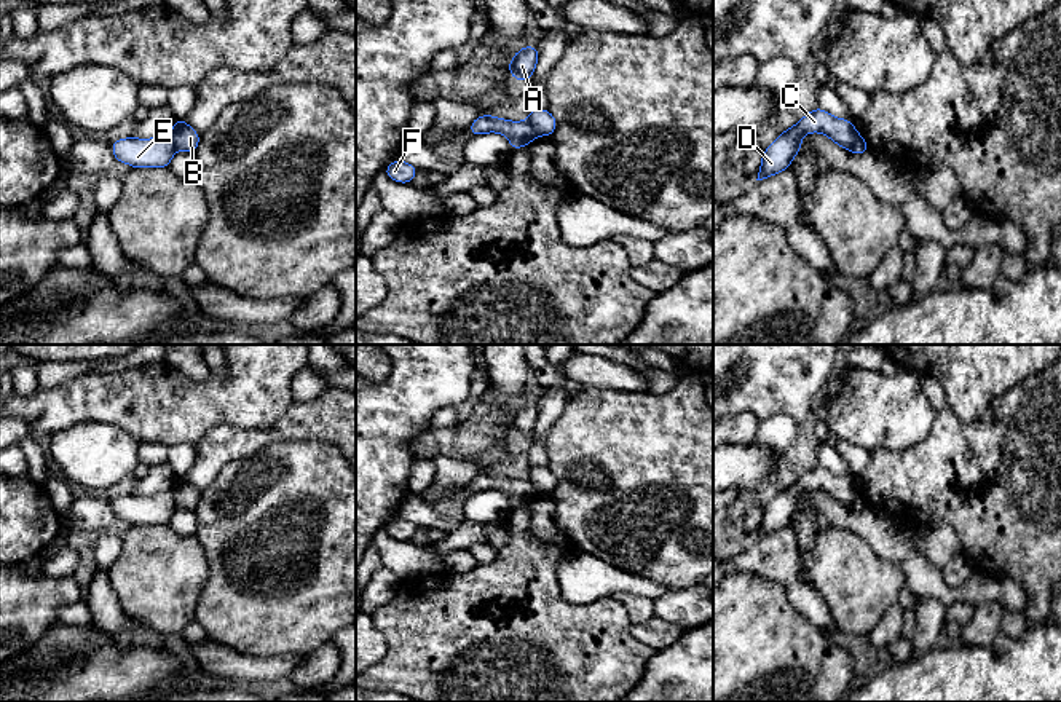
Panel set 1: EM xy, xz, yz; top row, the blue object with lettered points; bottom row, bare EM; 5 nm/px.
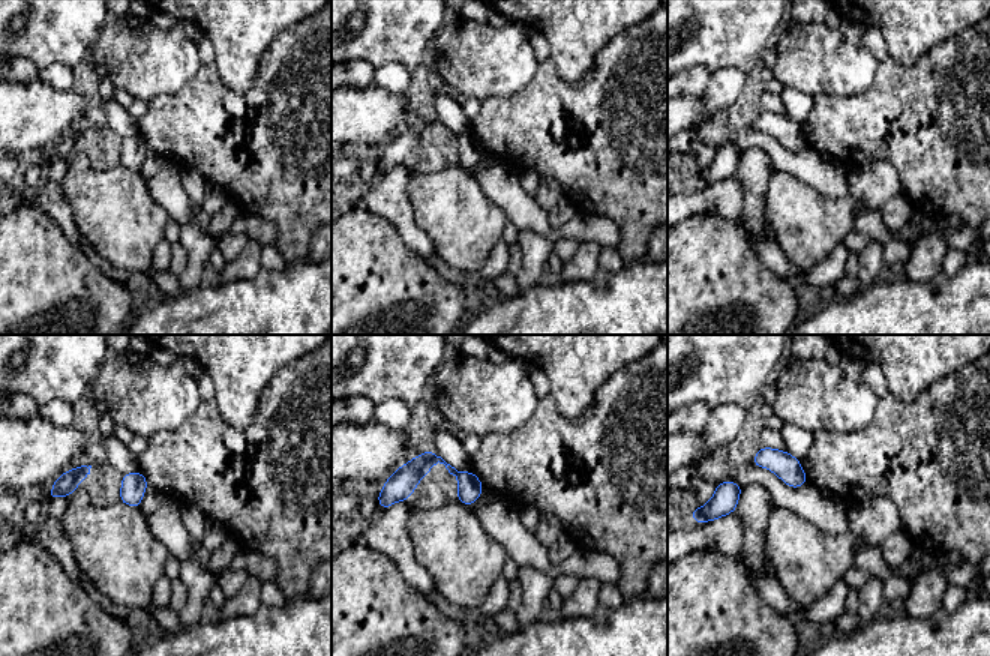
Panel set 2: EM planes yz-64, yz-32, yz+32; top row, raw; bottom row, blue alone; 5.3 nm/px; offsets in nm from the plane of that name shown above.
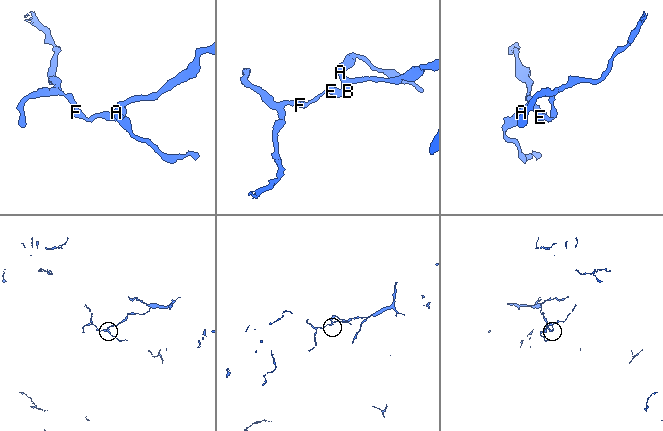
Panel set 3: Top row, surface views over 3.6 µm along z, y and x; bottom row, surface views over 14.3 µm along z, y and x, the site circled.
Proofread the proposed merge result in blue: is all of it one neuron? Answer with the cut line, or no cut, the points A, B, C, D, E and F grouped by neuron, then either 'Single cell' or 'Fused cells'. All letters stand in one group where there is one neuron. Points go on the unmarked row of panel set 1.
Split along xy (169, 492), (177, 506). Groups: A B C D / E F. Fused cells

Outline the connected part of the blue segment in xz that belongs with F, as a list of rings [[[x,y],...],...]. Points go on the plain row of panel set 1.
[[[394,517],[391,522],[385,525],[386,533],[400,541],[410,541],[418,530],[418,525],[402,519]]]

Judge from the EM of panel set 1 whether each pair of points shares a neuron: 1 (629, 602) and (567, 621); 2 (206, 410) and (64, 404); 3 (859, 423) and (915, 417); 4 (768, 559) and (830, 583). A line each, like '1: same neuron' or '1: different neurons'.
1: different neurons
2: same neuron
3: same neuron
4: different neurons

